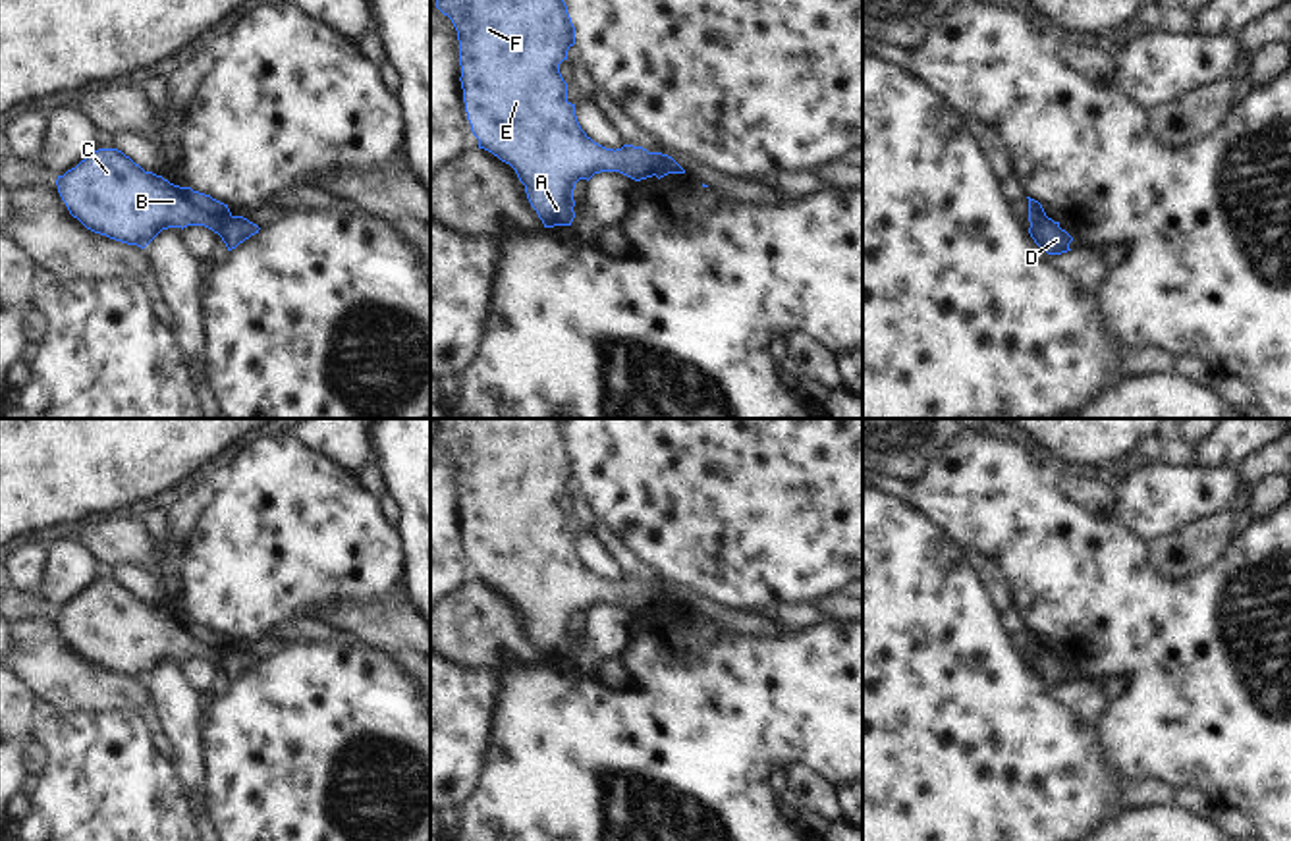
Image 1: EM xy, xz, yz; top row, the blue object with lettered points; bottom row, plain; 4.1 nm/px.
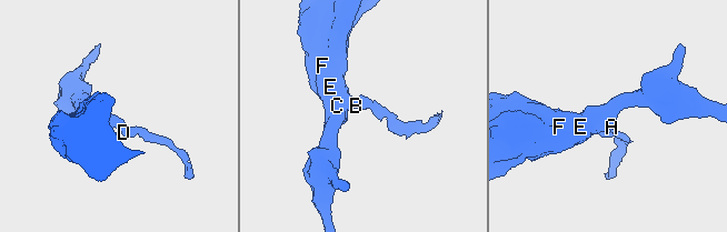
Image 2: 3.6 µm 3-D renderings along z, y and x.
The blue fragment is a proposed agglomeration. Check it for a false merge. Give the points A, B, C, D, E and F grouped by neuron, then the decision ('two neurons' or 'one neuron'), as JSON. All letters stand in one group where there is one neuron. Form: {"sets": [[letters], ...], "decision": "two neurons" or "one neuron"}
{"sets": [["A", "B", "C", "E", "F"], ["D"]], "decision": "two neurons"}

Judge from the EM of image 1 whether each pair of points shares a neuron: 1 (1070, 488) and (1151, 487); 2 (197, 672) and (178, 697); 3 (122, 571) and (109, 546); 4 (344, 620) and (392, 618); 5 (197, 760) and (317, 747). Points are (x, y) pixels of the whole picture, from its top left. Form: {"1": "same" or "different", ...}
{"1": "different", "2": "different", "3": "different", "4": "same", "5": "different"}

